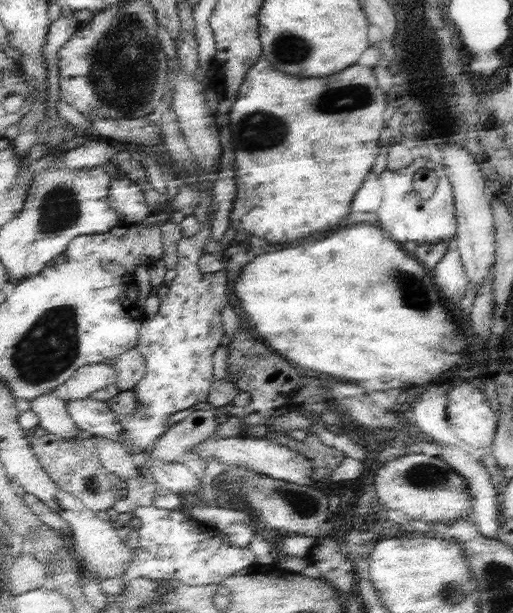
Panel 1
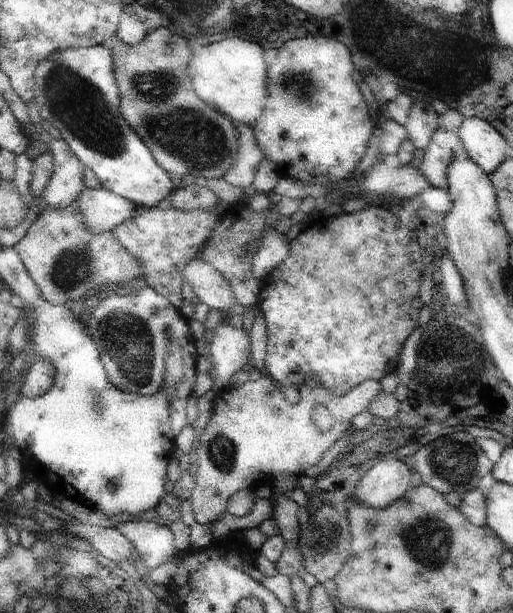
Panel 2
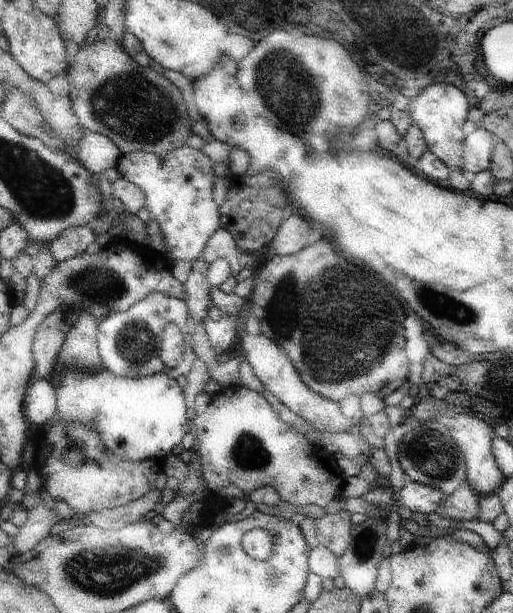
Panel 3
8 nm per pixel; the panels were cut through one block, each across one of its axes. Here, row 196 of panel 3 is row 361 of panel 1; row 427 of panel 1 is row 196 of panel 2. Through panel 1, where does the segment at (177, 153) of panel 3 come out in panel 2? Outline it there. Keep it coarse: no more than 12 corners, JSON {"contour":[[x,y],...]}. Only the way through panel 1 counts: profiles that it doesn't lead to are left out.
{"contour":[[111,48],[57,51],[35,101],[105,189],[176,188],[121,112]]}

